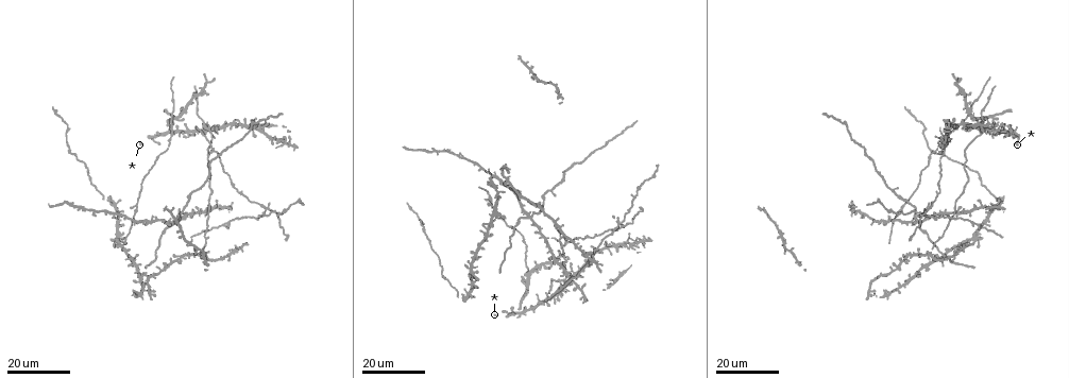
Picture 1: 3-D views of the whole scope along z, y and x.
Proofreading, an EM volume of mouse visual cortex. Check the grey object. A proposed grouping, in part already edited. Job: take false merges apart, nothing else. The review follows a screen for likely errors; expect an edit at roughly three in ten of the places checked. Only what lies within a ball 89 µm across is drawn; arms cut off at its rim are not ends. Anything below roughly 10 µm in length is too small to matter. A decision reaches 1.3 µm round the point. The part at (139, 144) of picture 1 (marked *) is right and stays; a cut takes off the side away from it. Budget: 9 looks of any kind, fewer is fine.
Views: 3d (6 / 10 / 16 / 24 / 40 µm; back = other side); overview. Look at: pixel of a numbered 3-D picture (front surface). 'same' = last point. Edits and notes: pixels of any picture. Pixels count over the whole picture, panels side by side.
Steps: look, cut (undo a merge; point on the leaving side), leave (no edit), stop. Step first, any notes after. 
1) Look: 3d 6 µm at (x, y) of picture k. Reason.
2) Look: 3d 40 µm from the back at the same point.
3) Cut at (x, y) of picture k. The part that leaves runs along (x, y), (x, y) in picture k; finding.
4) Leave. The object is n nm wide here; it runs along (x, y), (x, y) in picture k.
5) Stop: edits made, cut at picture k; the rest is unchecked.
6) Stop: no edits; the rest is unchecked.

Look: 3d 24 µm at (207, 126) of picture 1. Four arms meet.

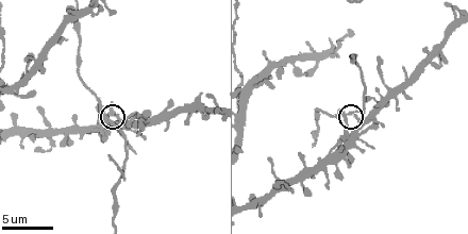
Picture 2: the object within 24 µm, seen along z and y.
Look: 3d 10 µm at (112, 119) of picture 2.

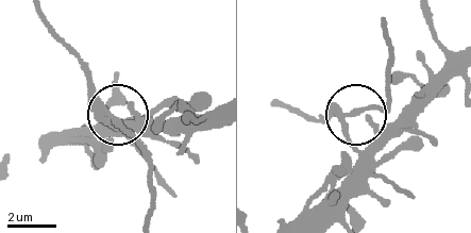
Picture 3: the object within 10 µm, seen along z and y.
Cut at (90, 75) of picture 3. The object is 270 nm wide here; the part that leaves runs along (101, 107), (87, 67), (47, 18) in picture 3; two cells meet here.

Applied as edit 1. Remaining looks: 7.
Look: overview. See it whole again.

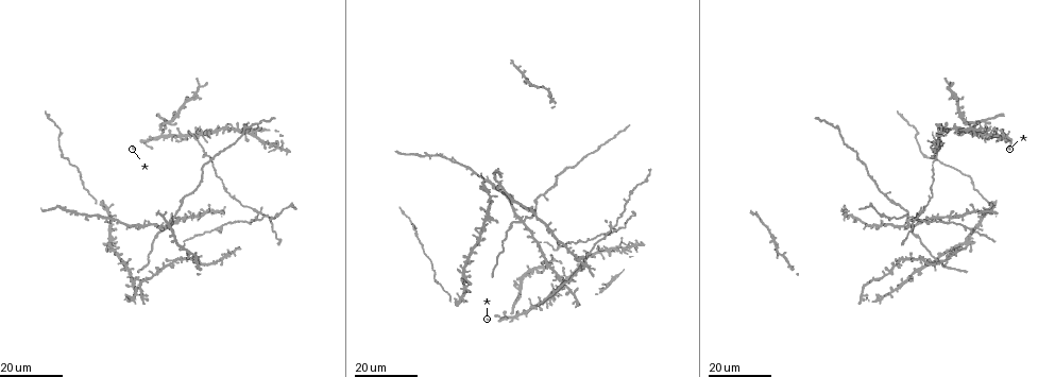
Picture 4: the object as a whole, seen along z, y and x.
Look: 3d 16 µm at (177, 135) of picture 4. Four arms meet.

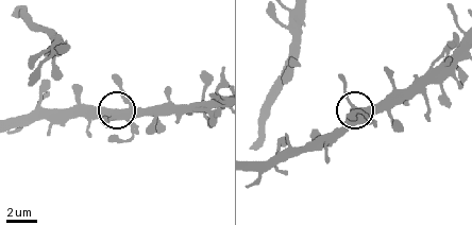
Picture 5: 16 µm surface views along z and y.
Look: 3d 10 µm at (117, 115) of picture 5.

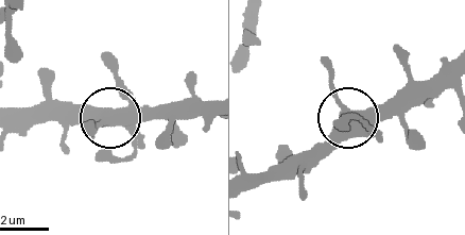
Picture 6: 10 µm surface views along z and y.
Leave. All the same cell.

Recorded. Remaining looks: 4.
Look: 3d 16 µm at (615, 231) of picture 4. Looks like a crossing.

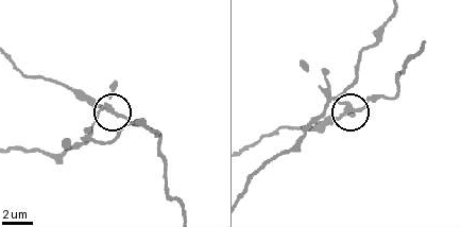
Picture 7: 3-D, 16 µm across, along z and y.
Look: 3d 10 µm at (352, 107) of picture 7.

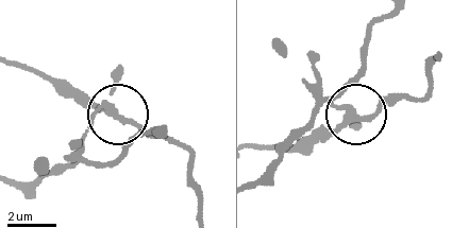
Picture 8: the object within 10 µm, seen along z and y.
Cut at (83, 98) of picture 8. The side arm is 16 µm long; 4 arms meet here; two cells meet here.

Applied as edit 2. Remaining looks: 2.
Stop: edits made, cut at picture 3, cut at picture 8; the rest is unchecked.

